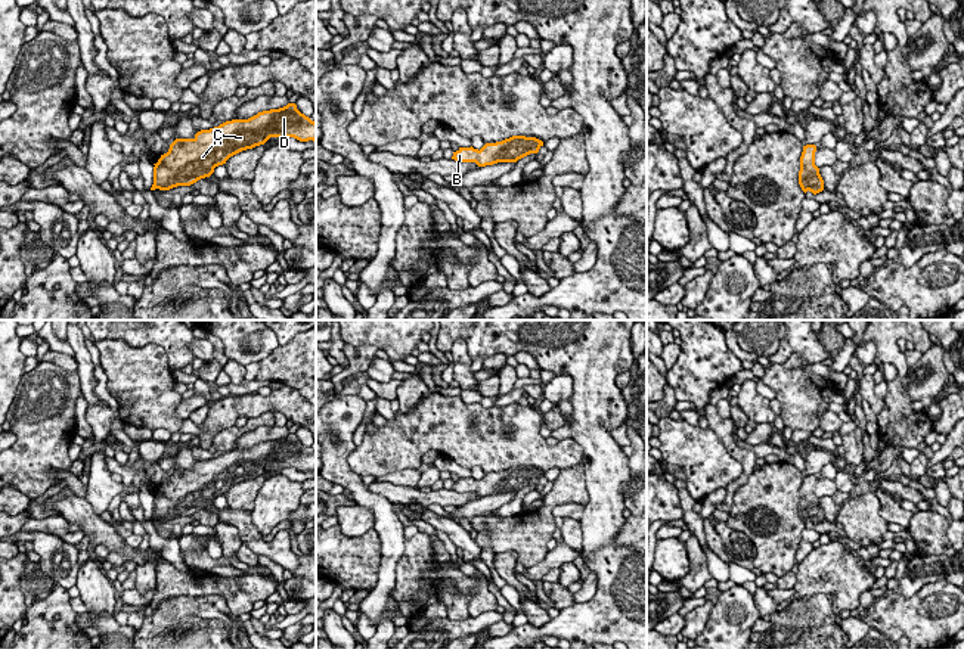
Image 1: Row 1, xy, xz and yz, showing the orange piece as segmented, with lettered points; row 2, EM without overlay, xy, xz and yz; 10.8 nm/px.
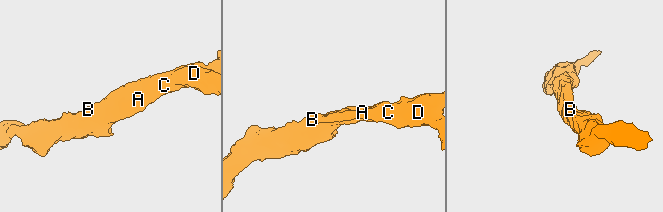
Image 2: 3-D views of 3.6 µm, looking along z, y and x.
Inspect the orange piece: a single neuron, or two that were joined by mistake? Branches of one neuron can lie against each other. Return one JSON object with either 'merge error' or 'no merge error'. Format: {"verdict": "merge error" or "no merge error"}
{"verdict": "no merge error"}

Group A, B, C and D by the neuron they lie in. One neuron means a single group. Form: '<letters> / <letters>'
A B C D

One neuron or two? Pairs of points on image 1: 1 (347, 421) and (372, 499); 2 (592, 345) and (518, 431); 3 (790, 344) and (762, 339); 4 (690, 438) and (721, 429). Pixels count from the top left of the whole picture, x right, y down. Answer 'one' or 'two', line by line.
1: one
2: two
3: two
4: two

